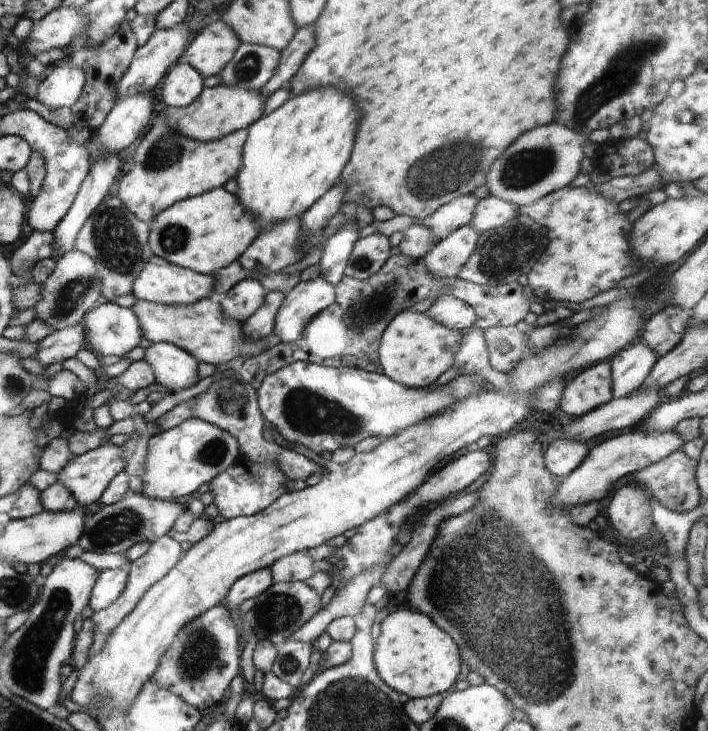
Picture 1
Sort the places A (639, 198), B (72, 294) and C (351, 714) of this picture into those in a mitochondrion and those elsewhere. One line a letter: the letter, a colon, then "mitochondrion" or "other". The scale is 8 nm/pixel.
A: other
B: mitochondrion
C: mitochondrion

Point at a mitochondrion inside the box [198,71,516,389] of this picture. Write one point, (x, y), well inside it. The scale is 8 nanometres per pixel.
(436, 172)

